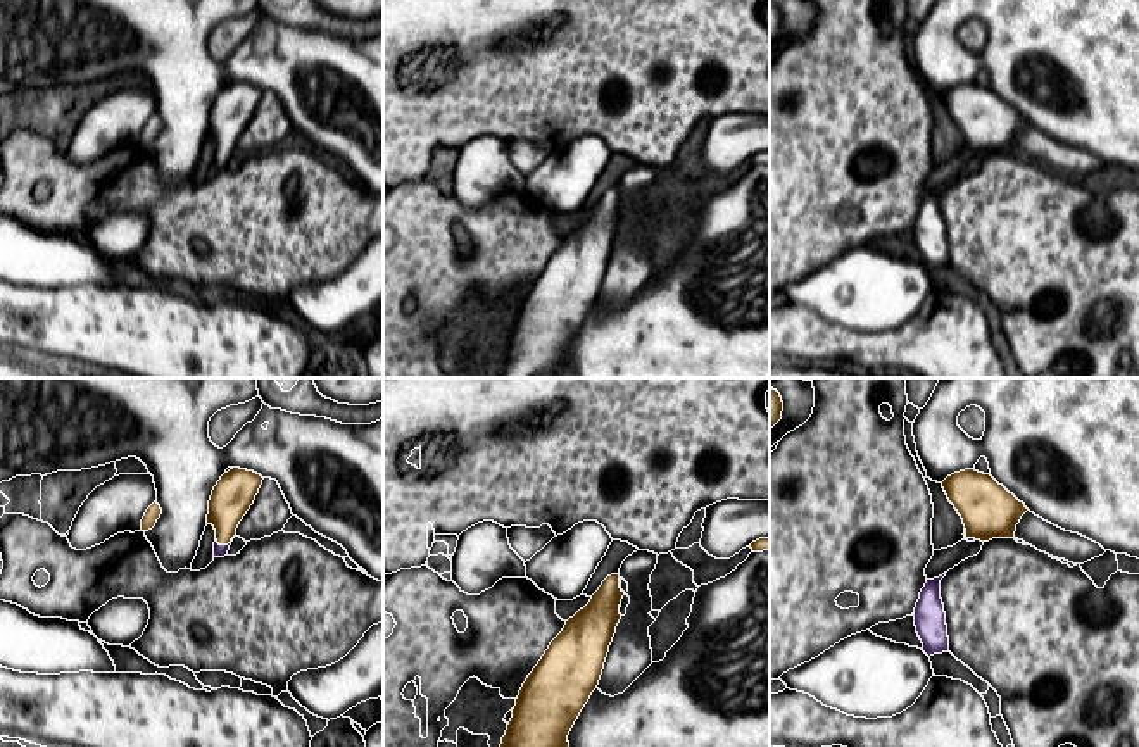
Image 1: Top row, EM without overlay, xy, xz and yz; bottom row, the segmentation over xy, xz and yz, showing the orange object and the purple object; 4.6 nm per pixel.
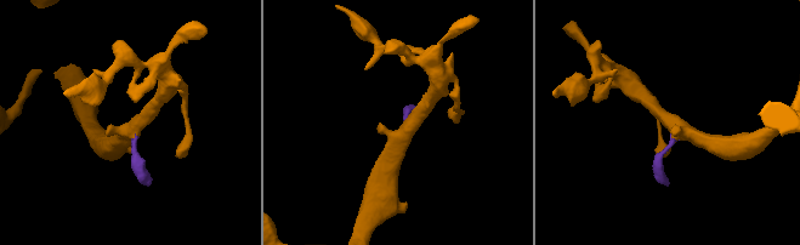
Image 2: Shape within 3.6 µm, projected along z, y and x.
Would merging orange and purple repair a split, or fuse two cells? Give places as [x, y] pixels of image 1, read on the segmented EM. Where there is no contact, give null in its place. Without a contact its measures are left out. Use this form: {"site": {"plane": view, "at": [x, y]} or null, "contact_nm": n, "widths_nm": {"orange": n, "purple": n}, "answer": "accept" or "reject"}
{"site": {"plane": "xy", "at": [226, 544]}, "contact_nm": 100, "widths_nm": {"orange": 190, "purple": 60}, "answer": "accept"}

